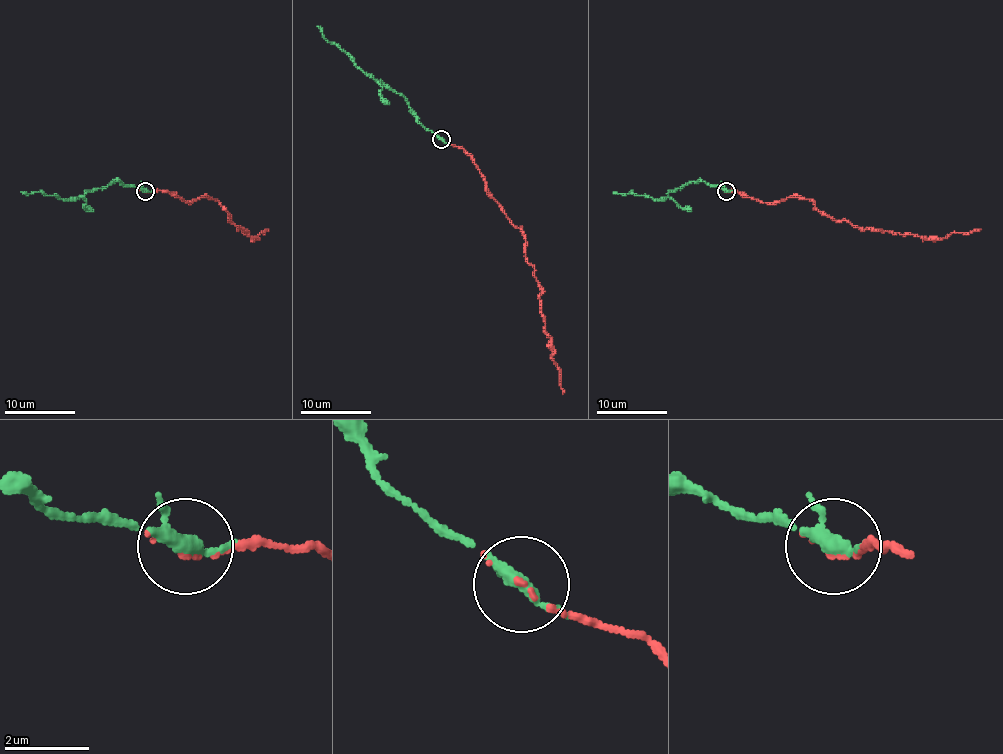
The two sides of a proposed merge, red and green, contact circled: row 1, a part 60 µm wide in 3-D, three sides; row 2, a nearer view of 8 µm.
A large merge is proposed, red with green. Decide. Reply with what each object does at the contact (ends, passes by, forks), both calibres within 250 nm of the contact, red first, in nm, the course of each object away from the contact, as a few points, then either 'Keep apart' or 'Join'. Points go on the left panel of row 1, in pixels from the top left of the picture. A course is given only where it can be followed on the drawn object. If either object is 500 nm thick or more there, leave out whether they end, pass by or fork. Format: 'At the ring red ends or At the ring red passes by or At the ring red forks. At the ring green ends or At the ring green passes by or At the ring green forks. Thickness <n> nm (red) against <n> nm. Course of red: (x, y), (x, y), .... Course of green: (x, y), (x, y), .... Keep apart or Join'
At the ring red ends. At the ring green forks. Thickness 70 nm (red) against 240 nm. Course of red: (145, 192), (167, 190), (185, 202), (210, 197), (228, 211), (228, 220), (245, 229), (254, 240), (266, 229). Course of green: (145, 190), (113, 181), (70, 199), (21, 192). Join

